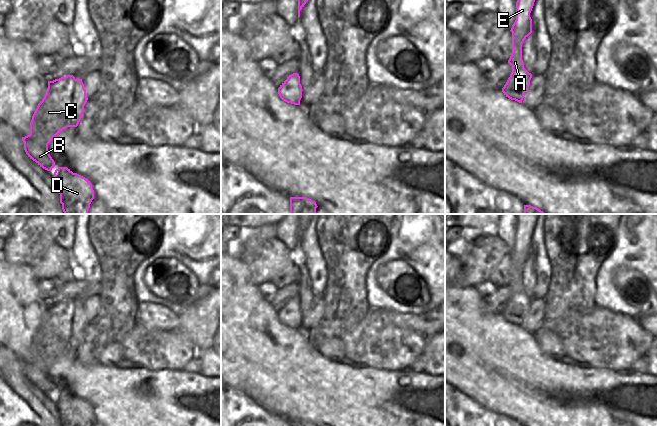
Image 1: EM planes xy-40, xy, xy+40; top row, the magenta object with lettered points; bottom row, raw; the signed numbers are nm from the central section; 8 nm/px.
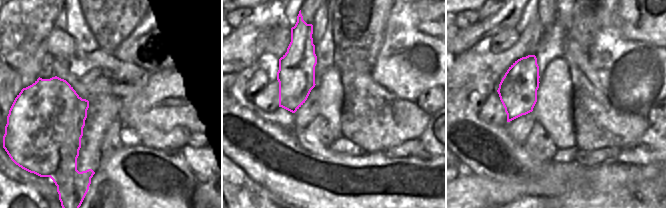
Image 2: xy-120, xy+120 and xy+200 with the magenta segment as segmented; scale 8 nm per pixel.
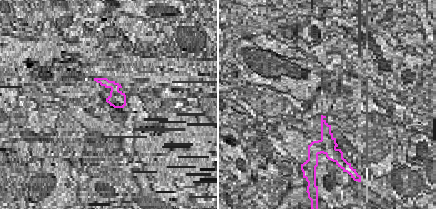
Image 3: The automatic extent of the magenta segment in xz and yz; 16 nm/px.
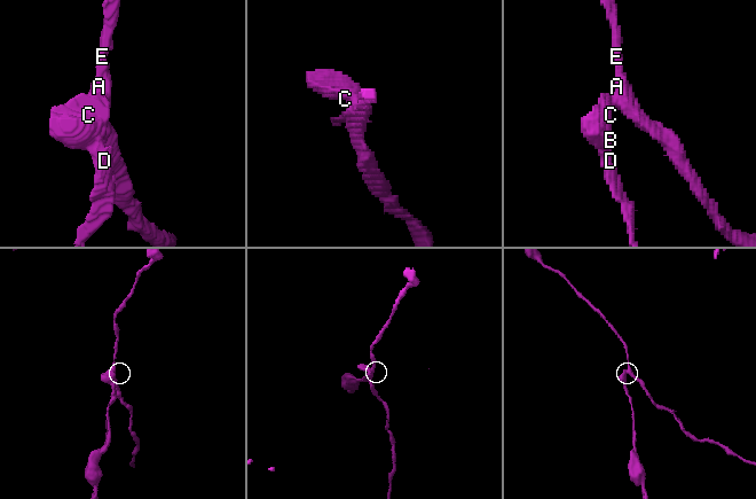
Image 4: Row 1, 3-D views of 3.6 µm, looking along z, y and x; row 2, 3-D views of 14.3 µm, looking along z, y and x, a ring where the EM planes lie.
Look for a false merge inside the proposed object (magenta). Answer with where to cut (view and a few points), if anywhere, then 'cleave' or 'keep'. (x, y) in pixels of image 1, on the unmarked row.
cut xy (286, 303), (294, 308), (288, 316), (293, 320), (294, 327); cleave

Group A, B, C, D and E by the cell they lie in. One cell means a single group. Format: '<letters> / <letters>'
A E / B C D

